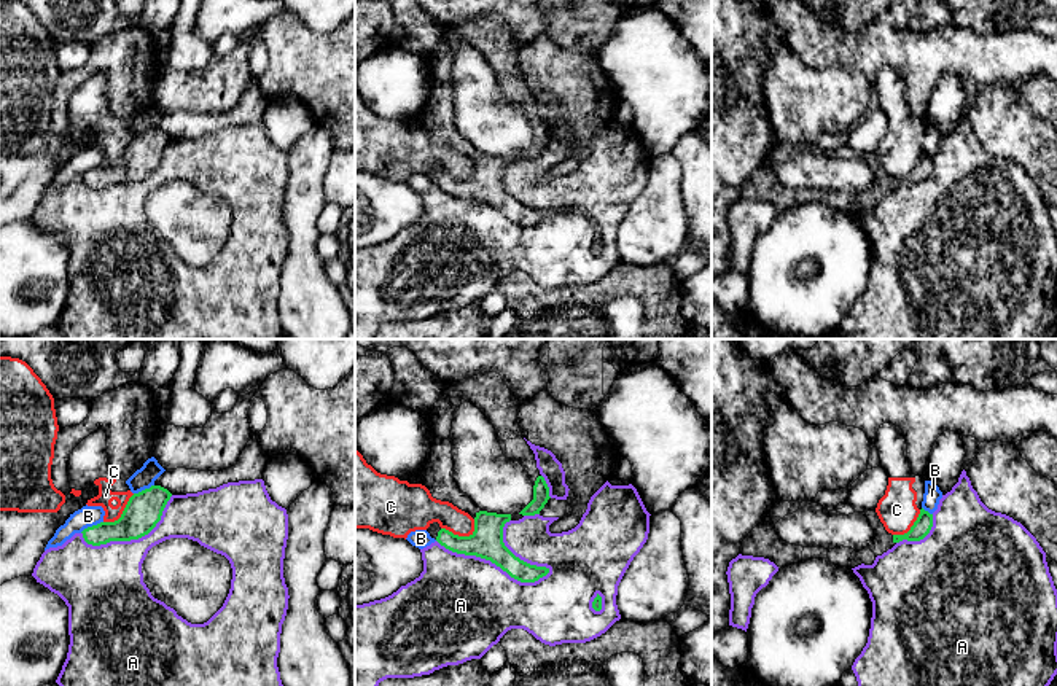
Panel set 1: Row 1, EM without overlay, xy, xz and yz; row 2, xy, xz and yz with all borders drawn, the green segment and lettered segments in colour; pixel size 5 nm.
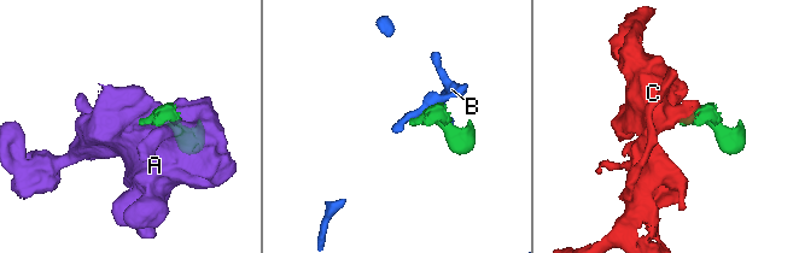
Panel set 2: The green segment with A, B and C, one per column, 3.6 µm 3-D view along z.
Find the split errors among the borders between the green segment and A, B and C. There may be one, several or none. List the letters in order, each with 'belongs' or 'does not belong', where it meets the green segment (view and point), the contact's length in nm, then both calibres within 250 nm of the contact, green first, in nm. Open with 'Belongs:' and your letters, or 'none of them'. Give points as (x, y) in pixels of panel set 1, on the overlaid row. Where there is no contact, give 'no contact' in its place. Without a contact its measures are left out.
Belongs: none of them
A: does not belong | xz (494, 562) | 600 nm | 160/480 nm
B: does not belong | xy (93, 526) | 130 nm | 180/110 nm
C: does not belong | xz (462, 537) | 180 nm | 160/170 nm

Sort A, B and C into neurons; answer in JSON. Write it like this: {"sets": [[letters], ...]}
{"sets": [["A"], ["B"], ["C"]]}

